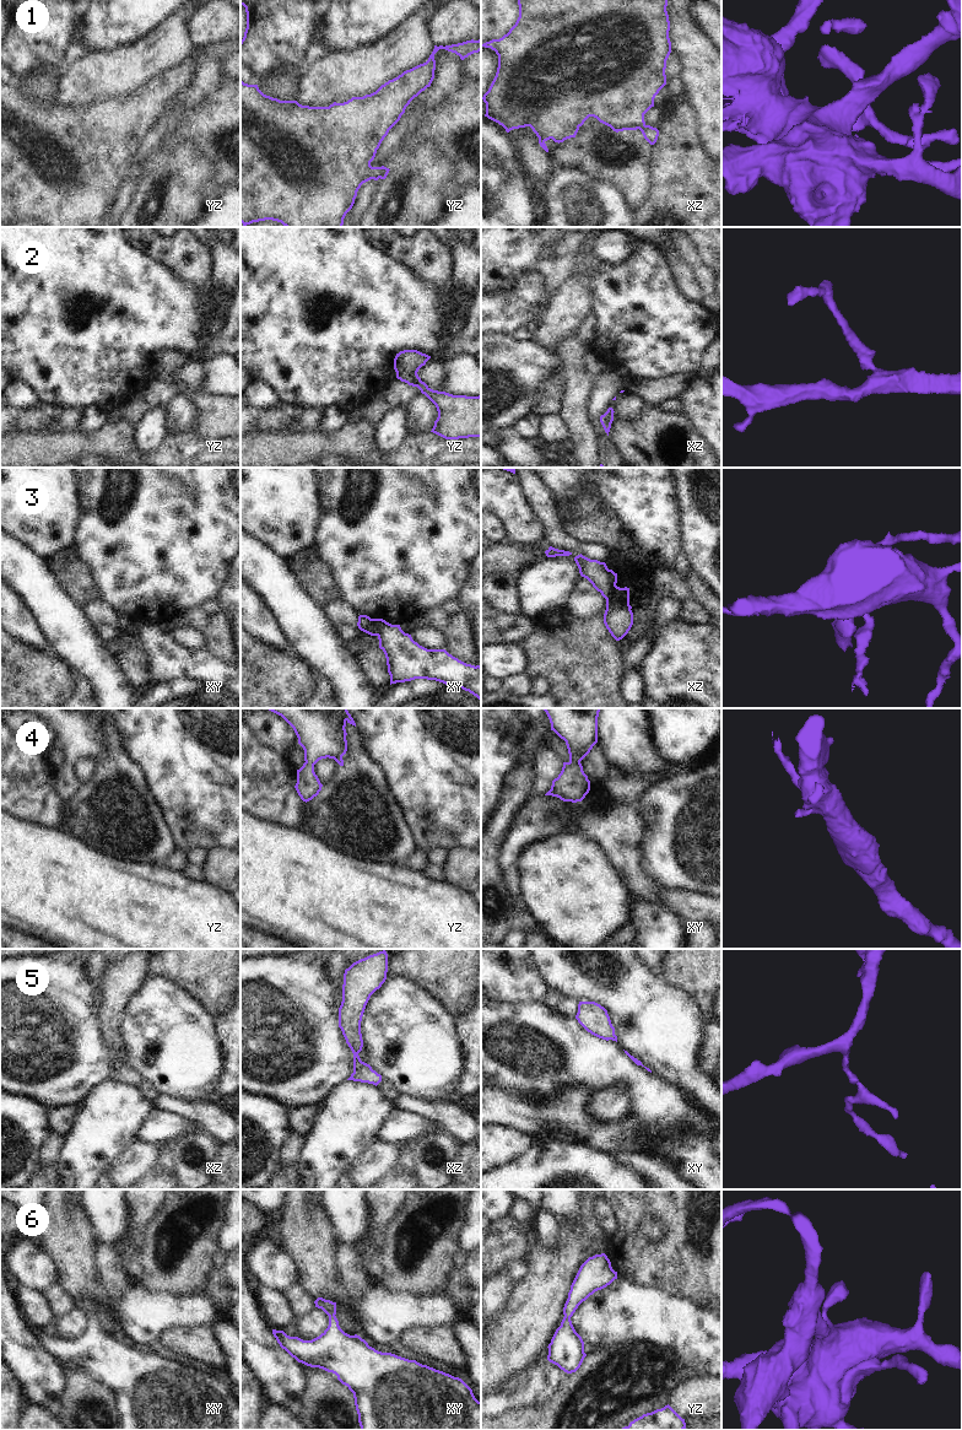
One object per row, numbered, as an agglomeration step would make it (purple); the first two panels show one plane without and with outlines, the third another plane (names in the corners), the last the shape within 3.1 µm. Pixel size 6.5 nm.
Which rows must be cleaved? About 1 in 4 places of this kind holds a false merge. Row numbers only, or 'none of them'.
3

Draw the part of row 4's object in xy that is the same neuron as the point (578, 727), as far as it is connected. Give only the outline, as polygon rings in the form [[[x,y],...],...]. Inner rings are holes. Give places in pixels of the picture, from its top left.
[[[544,708],[553,730],[566,741],[569,761],[551,789],[545,795],[557,797],[563,802],[582,802],[590,790],[590,781],[580,761],[598,743],[598,717],[600,708]]]

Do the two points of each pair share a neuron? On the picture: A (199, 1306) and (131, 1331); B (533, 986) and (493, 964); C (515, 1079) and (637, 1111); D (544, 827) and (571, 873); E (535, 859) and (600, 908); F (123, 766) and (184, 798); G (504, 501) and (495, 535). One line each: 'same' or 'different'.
A: same
B: same
C: same
D: different
E: same
F: different
G: different

